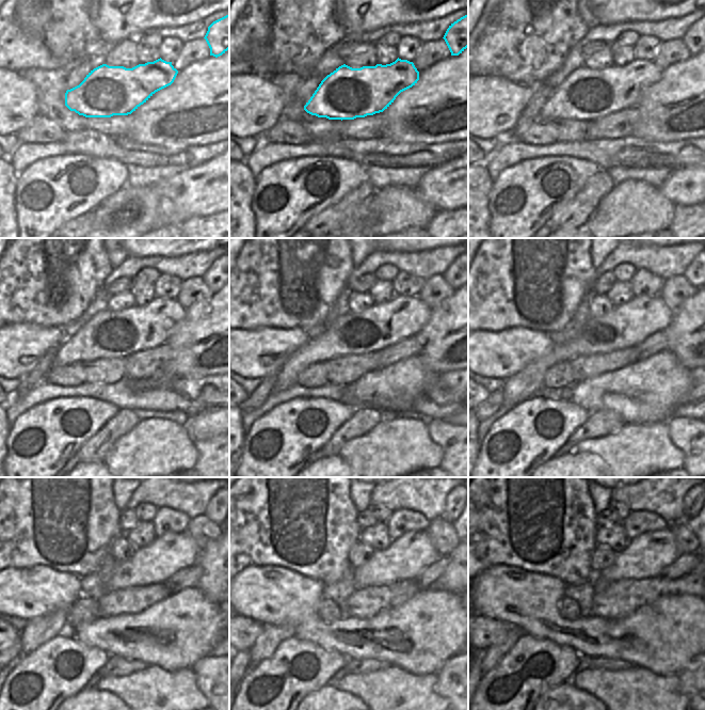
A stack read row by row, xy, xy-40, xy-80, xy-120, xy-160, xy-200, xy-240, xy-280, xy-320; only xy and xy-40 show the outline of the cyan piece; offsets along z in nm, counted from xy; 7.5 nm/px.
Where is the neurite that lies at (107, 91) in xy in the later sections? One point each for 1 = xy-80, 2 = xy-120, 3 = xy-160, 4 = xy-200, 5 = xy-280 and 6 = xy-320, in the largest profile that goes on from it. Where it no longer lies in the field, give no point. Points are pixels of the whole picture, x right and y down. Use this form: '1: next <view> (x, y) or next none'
1: next xy-80 (587, 94)
2: next xy-120 (108, 334)
3: next xy-160 (384, 325)
4: next xy-200 (628, 325)
5: next xy-280 (405, 557)
6: next xy-320 (645, 556)

